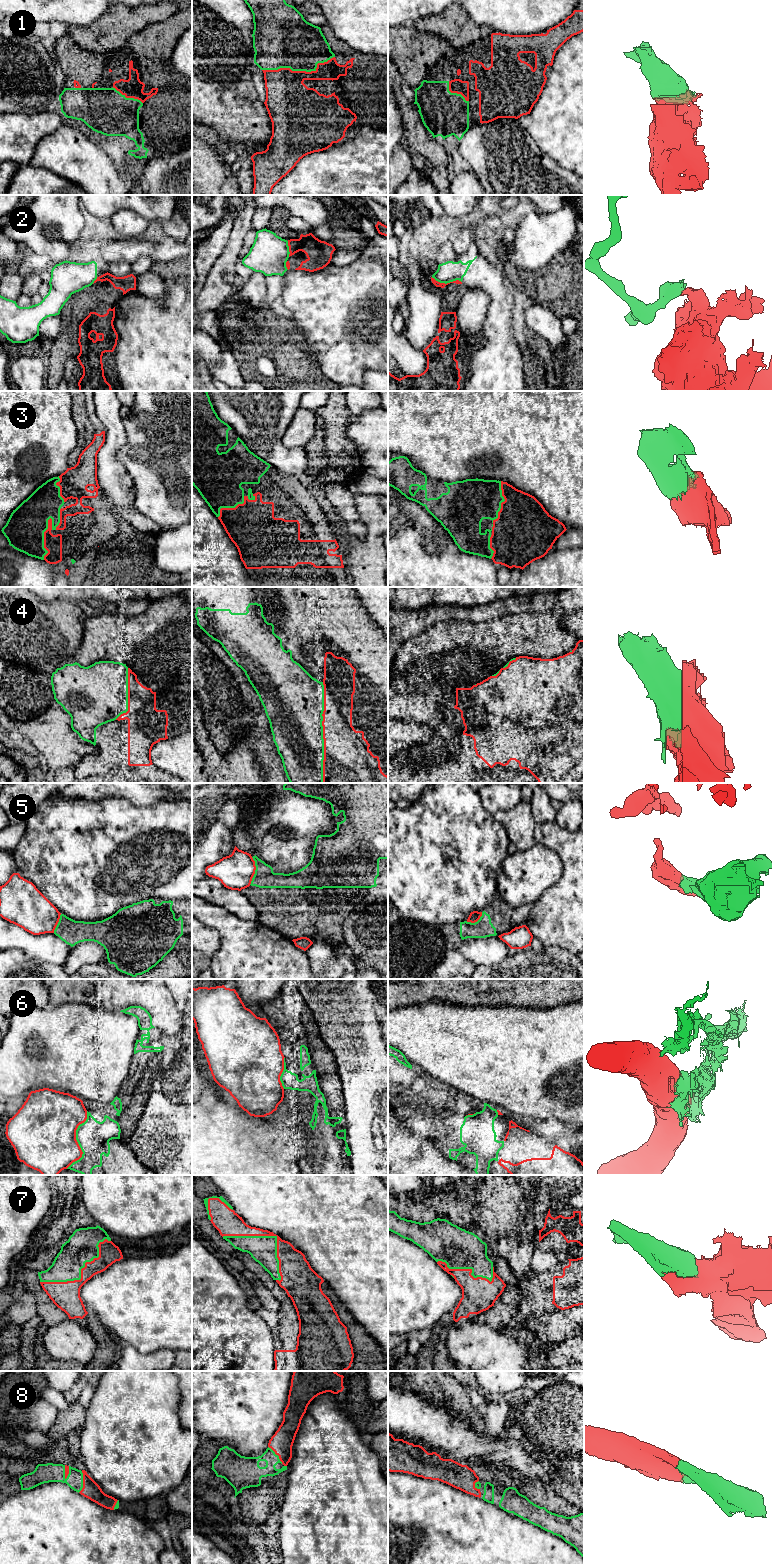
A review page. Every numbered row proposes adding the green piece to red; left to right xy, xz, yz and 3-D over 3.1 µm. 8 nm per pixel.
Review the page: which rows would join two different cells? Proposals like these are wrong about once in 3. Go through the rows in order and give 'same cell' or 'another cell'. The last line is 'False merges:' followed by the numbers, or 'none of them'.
1: same cell
2: another cell
3: same cell
4: same cell
5: another cell
6: same cell
7: same cell
8: same cell
False merges: 2, 5

